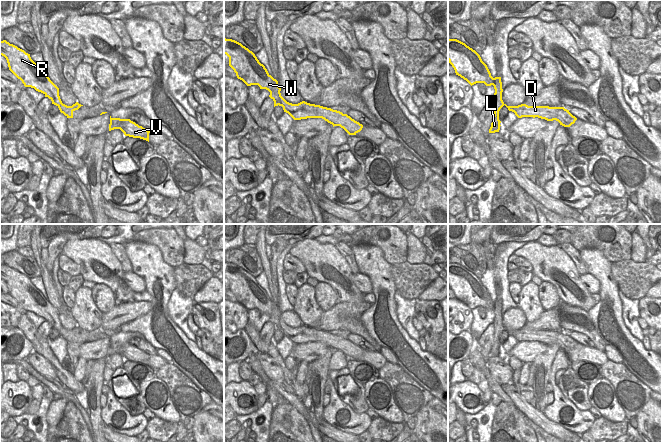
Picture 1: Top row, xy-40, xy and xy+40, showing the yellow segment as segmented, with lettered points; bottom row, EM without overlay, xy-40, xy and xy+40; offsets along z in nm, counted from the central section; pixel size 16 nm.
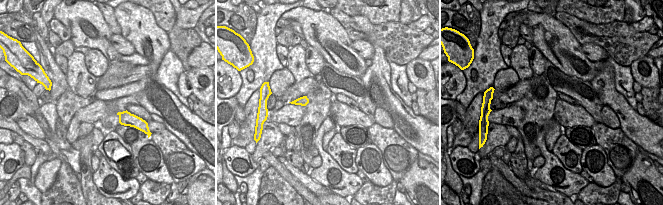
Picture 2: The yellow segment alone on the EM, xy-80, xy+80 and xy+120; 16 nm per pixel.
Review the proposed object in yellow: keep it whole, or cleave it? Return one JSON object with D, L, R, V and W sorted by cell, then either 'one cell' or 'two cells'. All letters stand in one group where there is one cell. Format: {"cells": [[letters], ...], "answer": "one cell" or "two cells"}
{"cells": [["D", "R", "V", "W"], ["L"]], "answer": "two cells"}

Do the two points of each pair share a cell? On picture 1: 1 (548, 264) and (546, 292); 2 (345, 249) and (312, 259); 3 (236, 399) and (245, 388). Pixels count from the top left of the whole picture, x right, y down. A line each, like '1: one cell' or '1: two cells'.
1: two cells
2: two cells
3: one cell

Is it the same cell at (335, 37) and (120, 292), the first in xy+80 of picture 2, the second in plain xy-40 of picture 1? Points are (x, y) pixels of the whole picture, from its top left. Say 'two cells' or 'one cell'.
one cell

